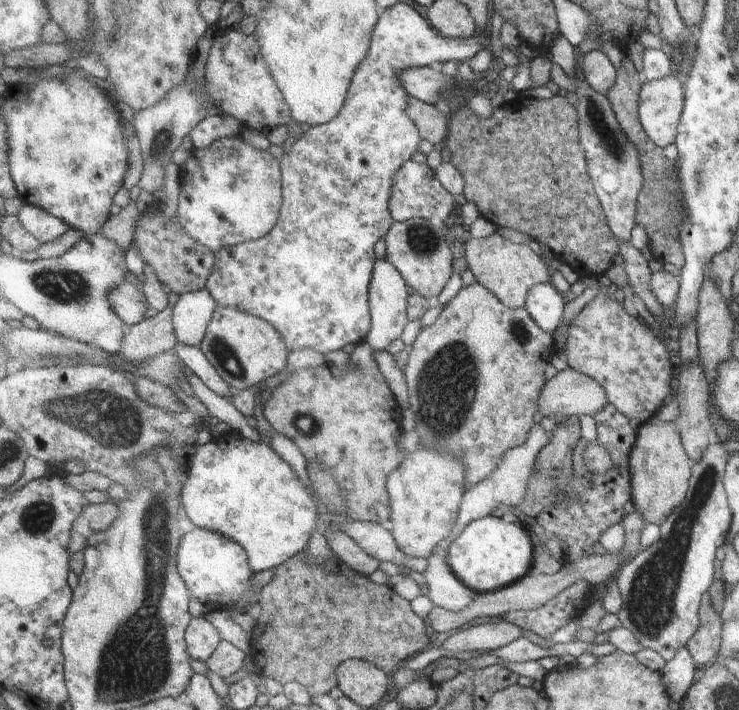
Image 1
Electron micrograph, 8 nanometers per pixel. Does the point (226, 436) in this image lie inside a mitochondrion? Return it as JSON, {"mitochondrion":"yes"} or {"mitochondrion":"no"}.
{"mitochondrion":"no"}

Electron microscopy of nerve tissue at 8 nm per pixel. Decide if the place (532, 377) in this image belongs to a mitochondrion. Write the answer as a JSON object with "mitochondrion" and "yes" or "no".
{"mitochondrion":"no"}

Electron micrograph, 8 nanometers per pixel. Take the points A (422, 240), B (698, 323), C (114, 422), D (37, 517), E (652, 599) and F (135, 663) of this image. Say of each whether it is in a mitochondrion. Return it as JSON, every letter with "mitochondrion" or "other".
{"A":"mitochondrion","B":"other","C":"mitochondrion","D":"mitochondrion","E":"mitochondrion","F":"mitochondrion"}

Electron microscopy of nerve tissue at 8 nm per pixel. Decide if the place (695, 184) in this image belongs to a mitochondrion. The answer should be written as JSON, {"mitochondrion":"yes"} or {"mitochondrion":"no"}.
{"mitochondrion":"yes"}

